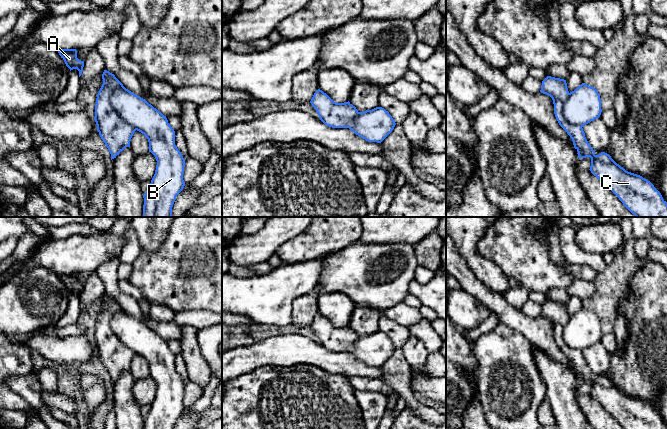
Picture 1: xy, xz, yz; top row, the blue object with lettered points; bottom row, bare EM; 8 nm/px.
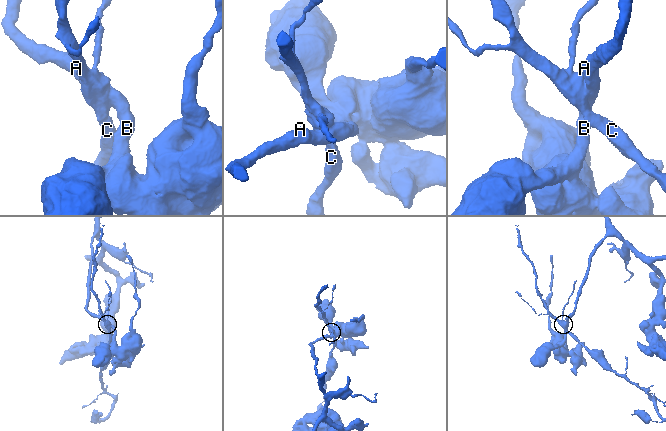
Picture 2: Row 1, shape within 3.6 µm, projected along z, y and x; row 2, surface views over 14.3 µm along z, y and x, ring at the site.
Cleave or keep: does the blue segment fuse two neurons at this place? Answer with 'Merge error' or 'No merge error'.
Merge error

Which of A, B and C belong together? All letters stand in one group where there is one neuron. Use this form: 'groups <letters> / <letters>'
groups A B / C

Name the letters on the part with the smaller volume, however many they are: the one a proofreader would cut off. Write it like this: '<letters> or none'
C

